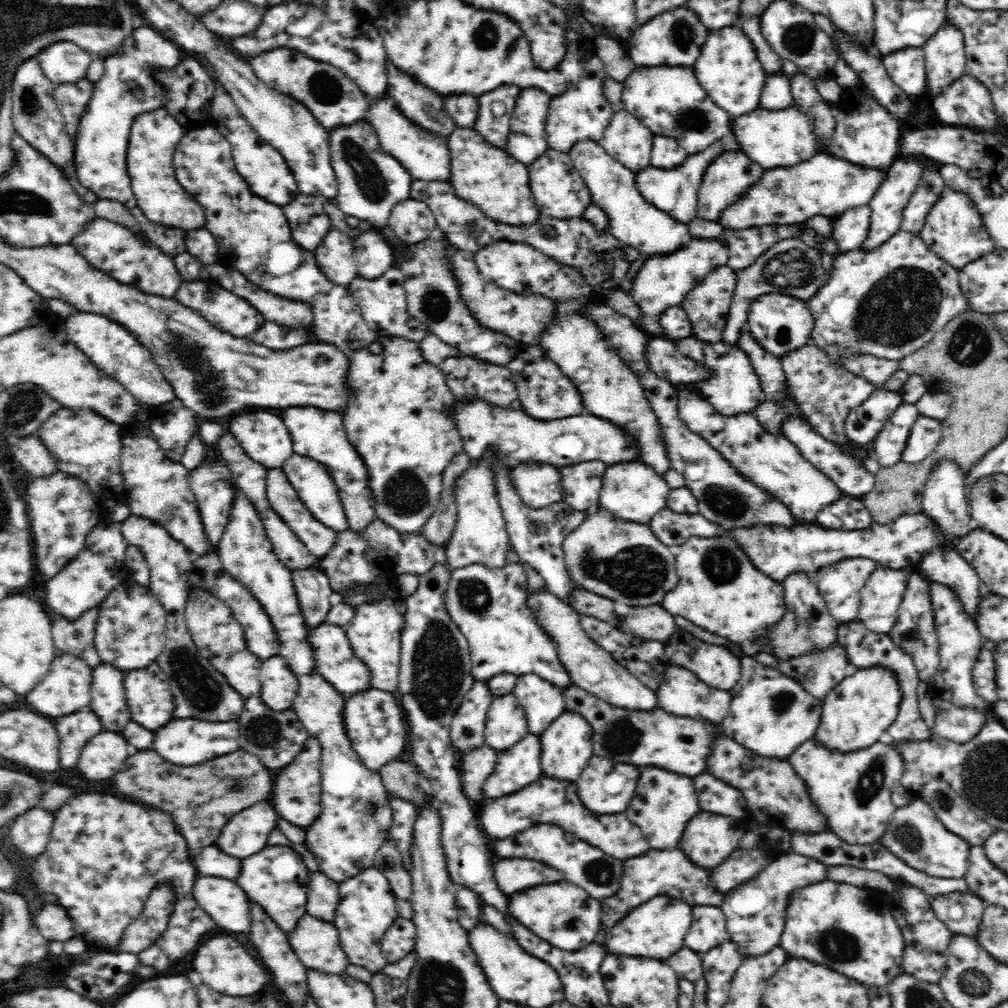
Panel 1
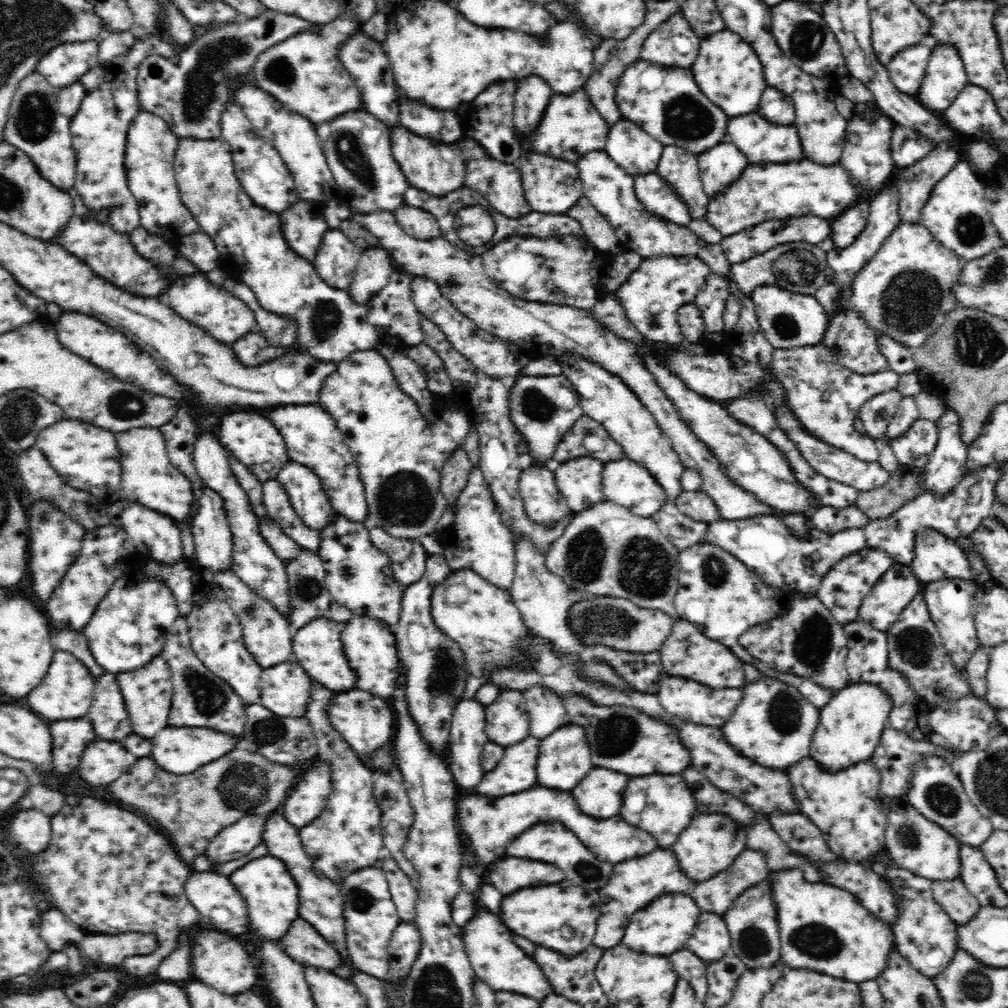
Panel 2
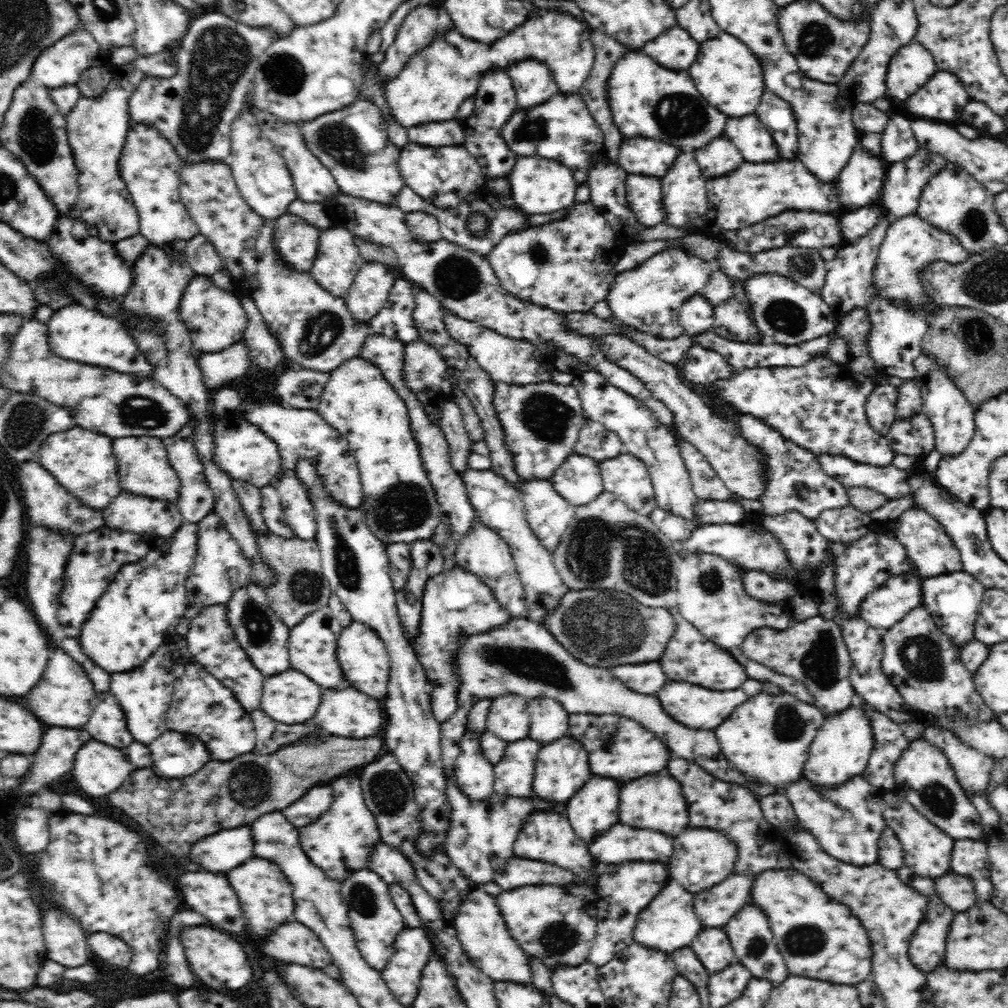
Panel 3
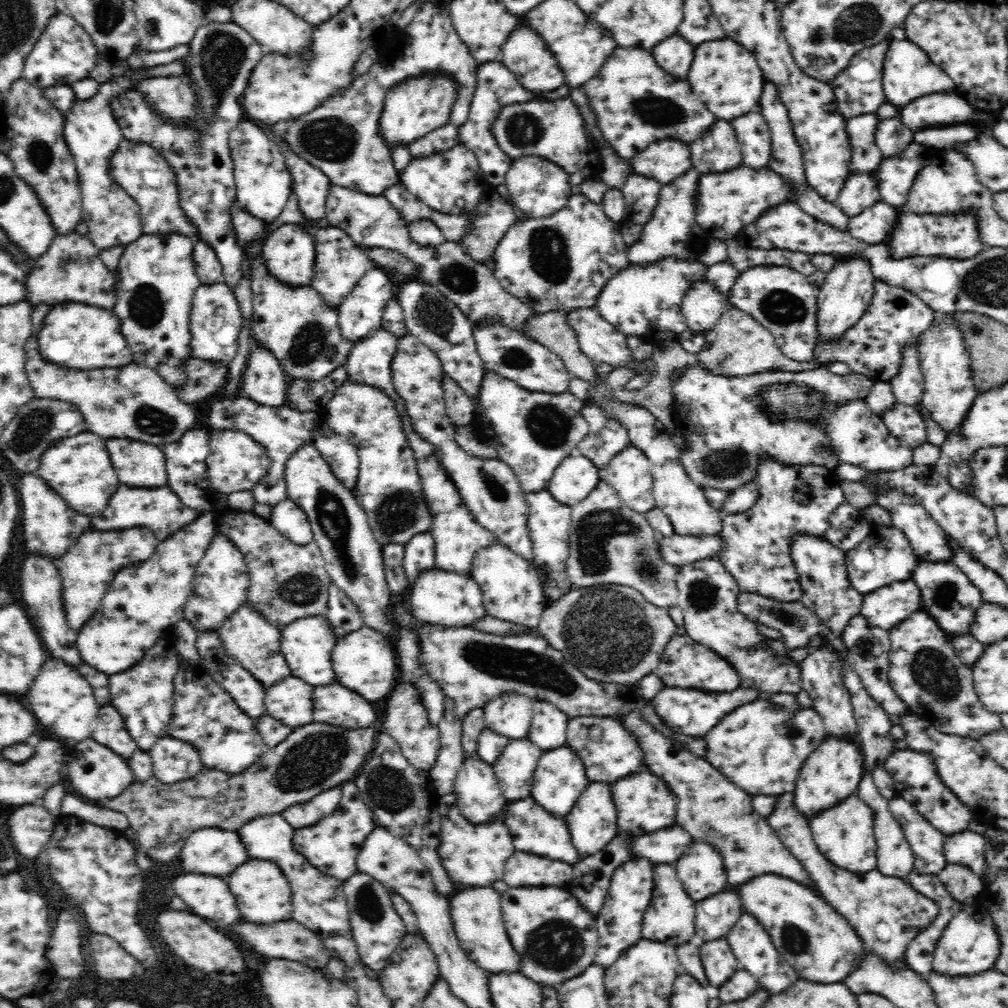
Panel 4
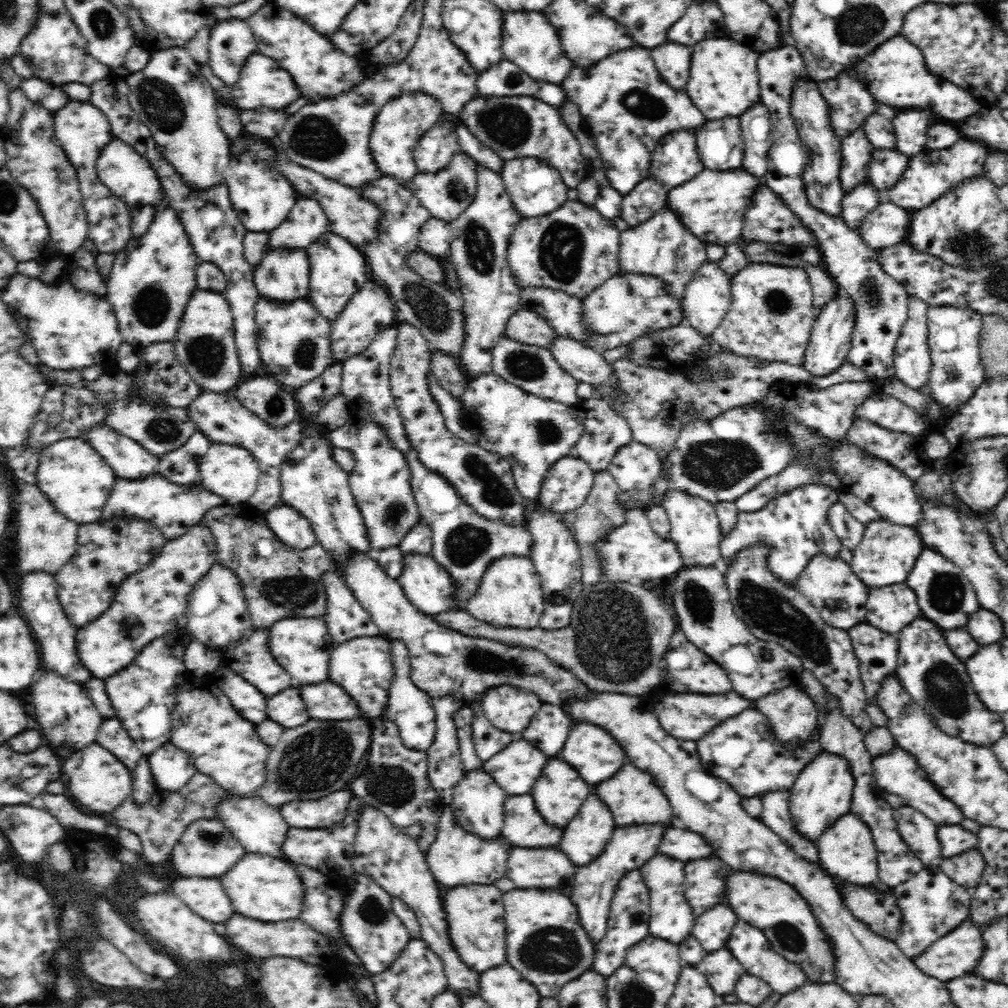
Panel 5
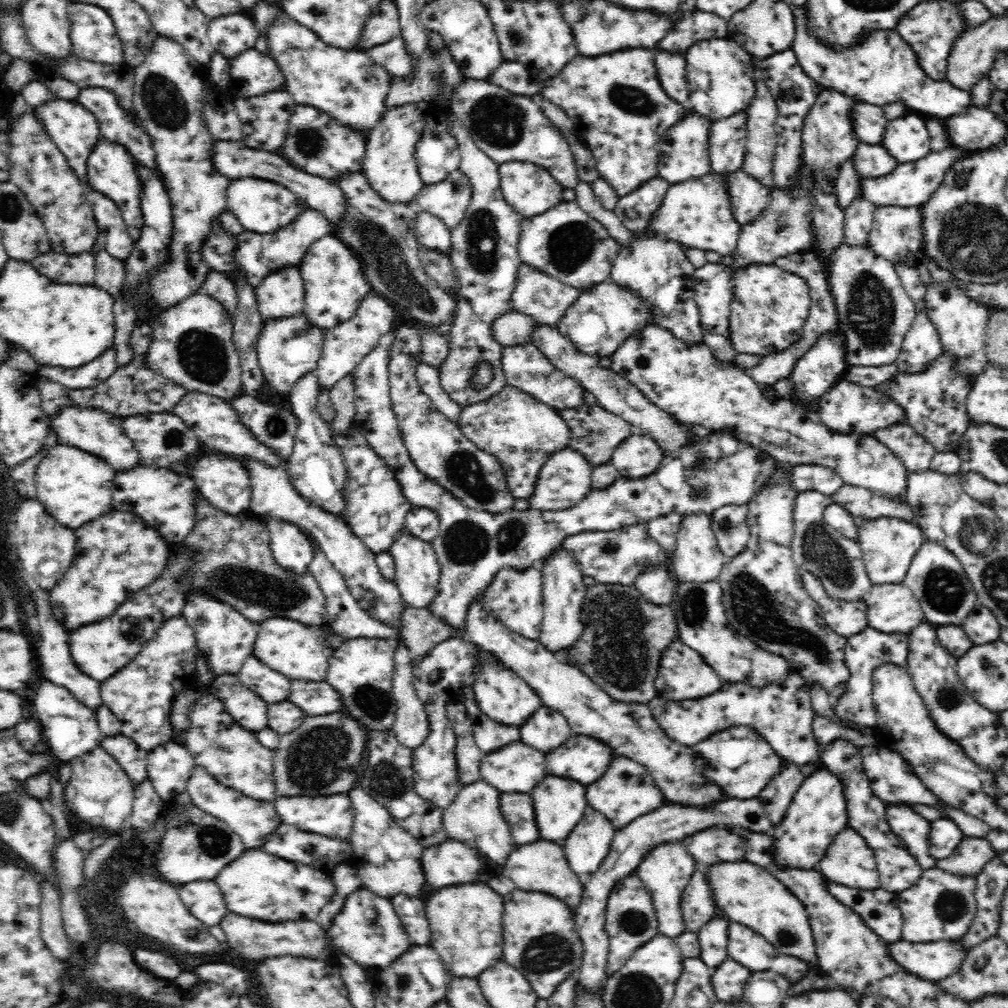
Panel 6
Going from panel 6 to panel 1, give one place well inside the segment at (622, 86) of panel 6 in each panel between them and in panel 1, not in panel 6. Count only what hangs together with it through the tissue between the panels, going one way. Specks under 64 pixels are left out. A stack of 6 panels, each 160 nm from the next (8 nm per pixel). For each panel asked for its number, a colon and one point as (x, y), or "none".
1: (669, 101)
2: (665, 102)
3: (646, 100)
4: (635, 105)
5: (625, 105)

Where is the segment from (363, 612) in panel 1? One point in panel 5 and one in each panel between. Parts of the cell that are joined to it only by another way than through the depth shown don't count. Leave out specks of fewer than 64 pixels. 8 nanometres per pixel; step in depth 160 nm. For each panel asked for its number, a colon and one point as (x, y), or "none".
2: (371, 649)
3: (363, 655)
4: (365, 661)
5: (363, 666)

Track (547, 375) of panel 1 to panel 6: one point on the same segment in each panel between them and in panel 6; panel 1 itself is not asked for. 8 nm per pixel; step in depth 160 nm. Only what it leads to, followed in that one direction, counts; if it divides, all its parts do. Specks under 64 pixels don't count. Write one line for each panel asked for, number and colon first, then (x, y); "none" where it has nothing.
2: (543, 409)
3: (540, 423)
4: (533, 431)
5: (531, 433)
6: (522, 433)

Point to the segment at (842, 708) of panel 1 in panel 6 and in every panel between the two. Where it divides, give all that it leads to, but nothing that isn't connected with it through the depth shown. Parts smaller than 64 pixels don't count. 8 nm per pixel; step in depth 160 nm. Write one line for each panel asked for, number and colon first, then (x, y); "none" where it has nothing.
2: (850, 726)
3: (841, 750)
4: (831, 774)
5: (822, 792)
6: (818, 813)

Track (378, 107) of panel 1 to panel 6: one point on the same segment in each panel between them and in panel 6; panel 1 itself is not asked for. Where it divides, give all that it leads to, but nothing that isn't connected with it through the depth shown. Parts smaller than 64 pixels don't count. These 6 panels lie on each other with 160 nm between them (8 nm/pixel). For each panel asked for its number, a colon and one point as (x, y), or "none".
2: (438, 169)
3: (443, 176)
4: (452, 182)
5: (446, 194)
6: (448, 200)

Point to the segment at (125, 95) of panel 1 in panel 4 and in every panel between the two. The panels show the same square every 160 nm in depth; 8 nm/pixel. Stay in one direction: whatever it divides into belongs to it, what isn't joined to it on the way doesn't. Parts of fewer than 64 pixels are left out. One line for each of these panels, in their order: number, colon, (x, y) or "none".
2: (99, 129)
3: (97, 128)
4: (113, 218)

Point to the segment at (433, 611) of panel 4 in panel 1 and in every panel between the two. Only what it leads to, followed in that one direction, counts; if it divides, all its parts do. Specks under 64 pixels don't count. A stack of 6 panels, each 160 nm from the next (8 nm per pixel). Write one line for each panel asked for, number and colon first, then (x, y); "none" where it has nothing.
1: (488, 605)
2: (482, 618)
3: (456, 603)

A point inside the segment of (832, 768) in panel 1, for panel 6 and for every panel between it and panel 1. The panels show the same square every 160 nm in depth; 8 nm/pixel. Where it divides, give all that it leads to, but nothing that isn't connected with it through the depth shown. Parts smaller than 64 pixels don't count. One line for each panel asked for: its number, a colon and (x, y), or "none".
2: (846, 806)
3: (847, 821)
4: (844, 834)
5: (846, 851)
6: (849, 861)

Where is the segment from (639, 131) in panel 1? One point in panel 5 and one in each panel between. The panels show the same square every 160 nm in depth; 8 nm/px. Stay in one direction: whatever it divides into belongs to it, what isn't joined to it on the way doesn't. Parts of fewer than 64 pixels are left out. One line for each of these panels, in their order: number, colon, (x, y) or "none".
2: (638, 153)
3: (644, 156)
4: (664, 160)
5: (675, 160)

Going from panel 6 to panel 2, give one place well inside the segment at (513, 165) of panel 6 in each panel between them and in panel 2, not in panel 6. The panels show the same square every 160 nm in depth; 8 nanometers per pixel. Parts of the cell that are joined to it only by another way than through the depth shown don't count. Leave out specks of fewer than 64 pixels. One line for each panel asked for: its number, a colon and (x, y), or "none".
2: (552, 186)
3: (538, 185)
4: (537, 187)
5: (535, 188)

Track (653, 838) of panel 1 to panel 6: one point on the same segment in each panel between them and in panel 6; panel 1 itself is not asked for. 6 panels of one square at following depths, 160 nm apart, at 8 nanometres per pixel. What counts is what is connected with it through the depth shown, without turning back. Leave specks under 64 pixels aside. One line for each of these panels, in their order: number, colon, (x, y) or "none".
2: (664, 805)
3: (654, 801)
4: (644, 803)
5: (633, 798)
6: (626, 791)

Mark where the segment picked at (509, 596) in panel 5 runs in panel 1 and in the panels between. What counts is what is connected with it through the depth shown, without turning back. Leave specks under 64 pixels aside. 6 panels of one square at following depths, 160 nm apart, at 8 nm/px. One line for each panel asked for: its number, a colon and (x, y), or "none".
1: (480, 536)
2: (482, 542)
3: (483, 552)
4: (512, 591)

